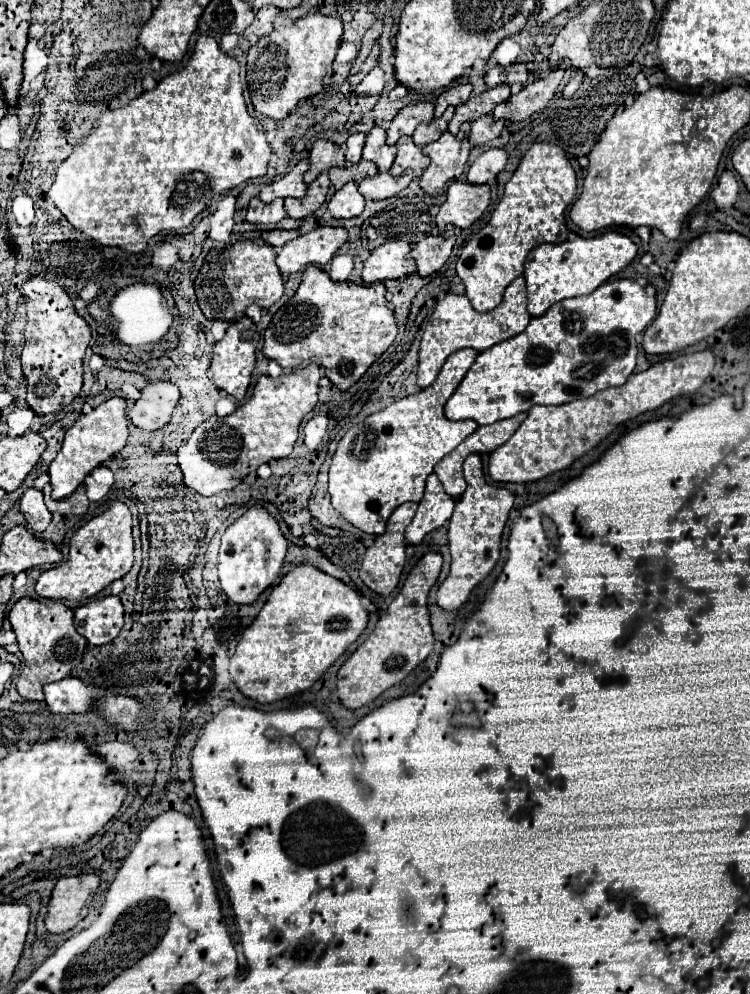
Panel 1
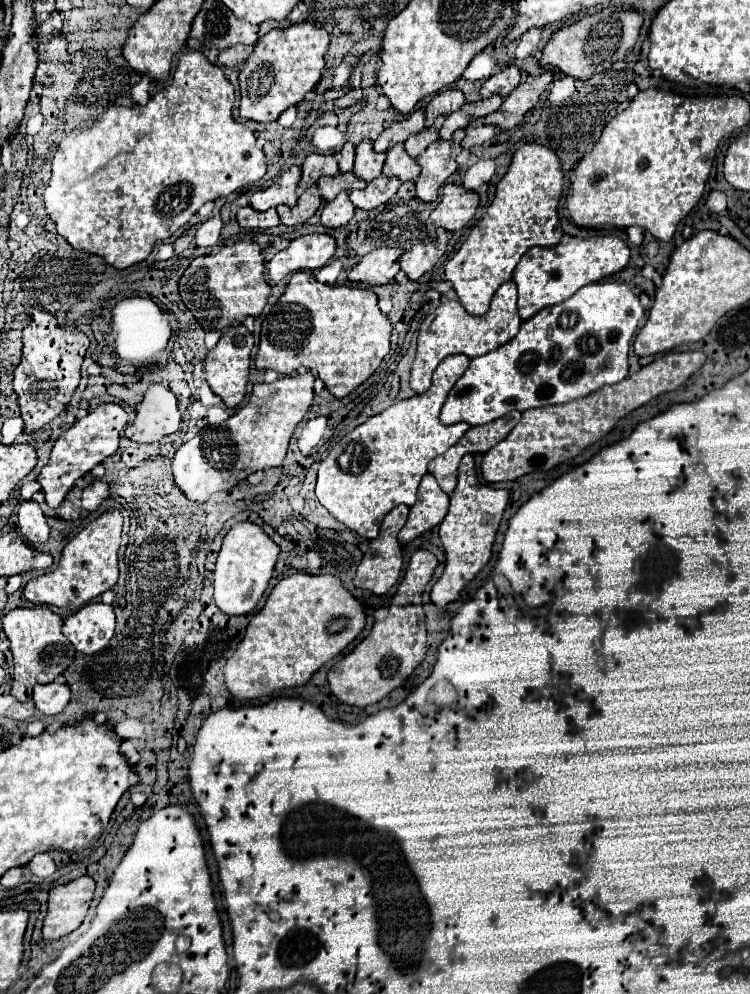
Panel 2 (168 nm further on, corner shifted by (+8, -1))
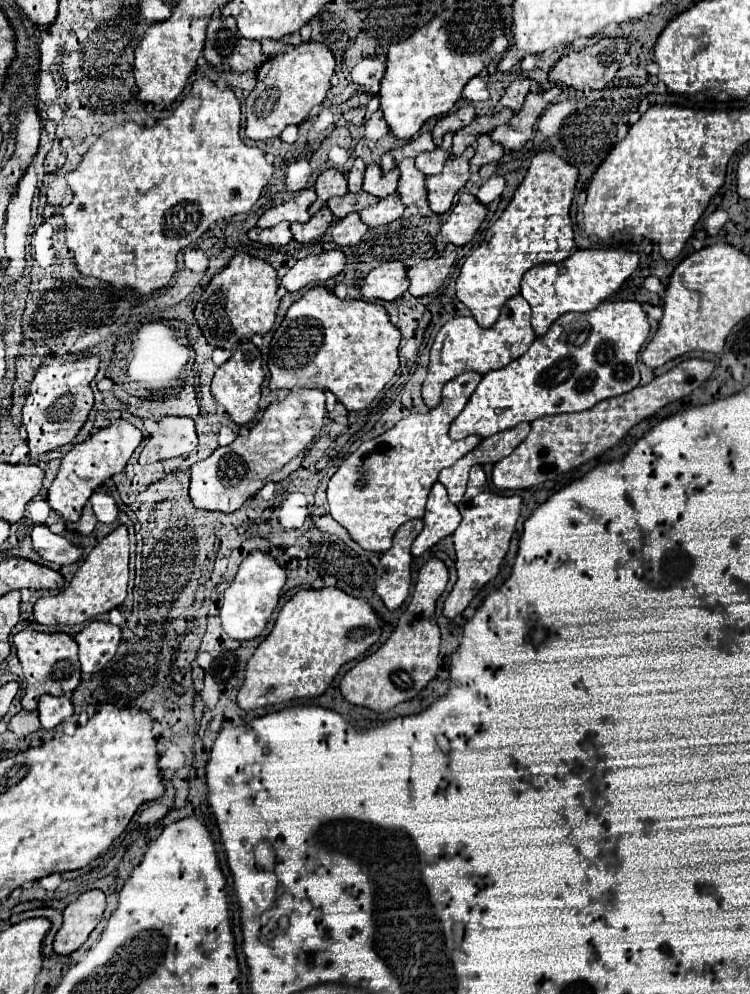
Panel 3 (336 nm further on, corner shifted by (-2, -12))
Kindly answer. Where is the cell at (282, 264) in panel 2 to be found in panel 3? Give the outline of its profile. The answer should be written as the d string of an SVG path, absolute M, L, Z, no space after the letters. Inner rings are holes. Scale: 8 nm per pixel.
M330 250L322 254L312 254L296 262L296 266L282 278L282 286L288 292L298 292L316 282L326 282L328 278L344 270L346 258L340 250Z

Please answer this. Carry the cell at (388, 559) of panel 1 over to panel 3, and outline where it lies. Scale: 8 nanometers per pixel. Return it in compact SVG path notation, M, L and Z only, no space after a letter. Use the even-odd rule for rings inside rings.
M410 520L410 522L402 524L394 534L394 546L388 552L384 552L380 558L380 566L376 568L376 592L388 610L396 610L408 598L410 582L412 582L410 580L410 562L412 562L410 544L422 532L422 528L424 528L422 520Z

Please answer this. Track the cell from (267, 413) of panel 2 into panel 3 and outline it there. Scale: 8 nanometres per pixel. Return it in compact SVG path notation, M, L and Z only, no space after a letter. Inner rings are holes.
M292 390L284 400L272 402L246 436L236 436L230 446L216 448L210 458L192 466L190 498L196 508L234 512L266 482L280 482L300 468L304 450L318 438L326 416L322 390Z

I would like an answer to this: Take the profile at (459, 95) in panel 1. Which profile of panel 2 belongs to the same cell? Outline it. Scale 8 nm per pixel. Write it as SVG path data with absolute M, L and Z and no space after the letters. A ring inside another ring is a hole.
M460 89L440 91L426 107L426 125L430 127L438 115L450 115L464 103L464 93Z

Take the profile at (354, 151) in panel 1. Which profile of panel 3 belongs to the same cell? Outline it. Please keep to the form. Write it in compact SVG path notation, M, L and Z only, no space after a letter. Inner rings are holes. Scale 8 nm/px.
M356 158L356 160L354 160L352 170L348 172L348 190L350 190L352 194L362 192L362 178L364 178L364 170L366 170L366 164L364 164L360 158Z

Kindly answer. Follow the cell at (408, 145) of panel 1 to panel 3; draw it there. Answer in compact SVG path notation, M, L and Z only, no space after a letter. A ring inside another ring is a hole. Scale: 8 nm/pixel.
M406 158L398 164L400 168L400 180L398 180L398 194L402 198L404 206L412 206L418 200L426 198L424 180L426 176L414 166L412 158Z

